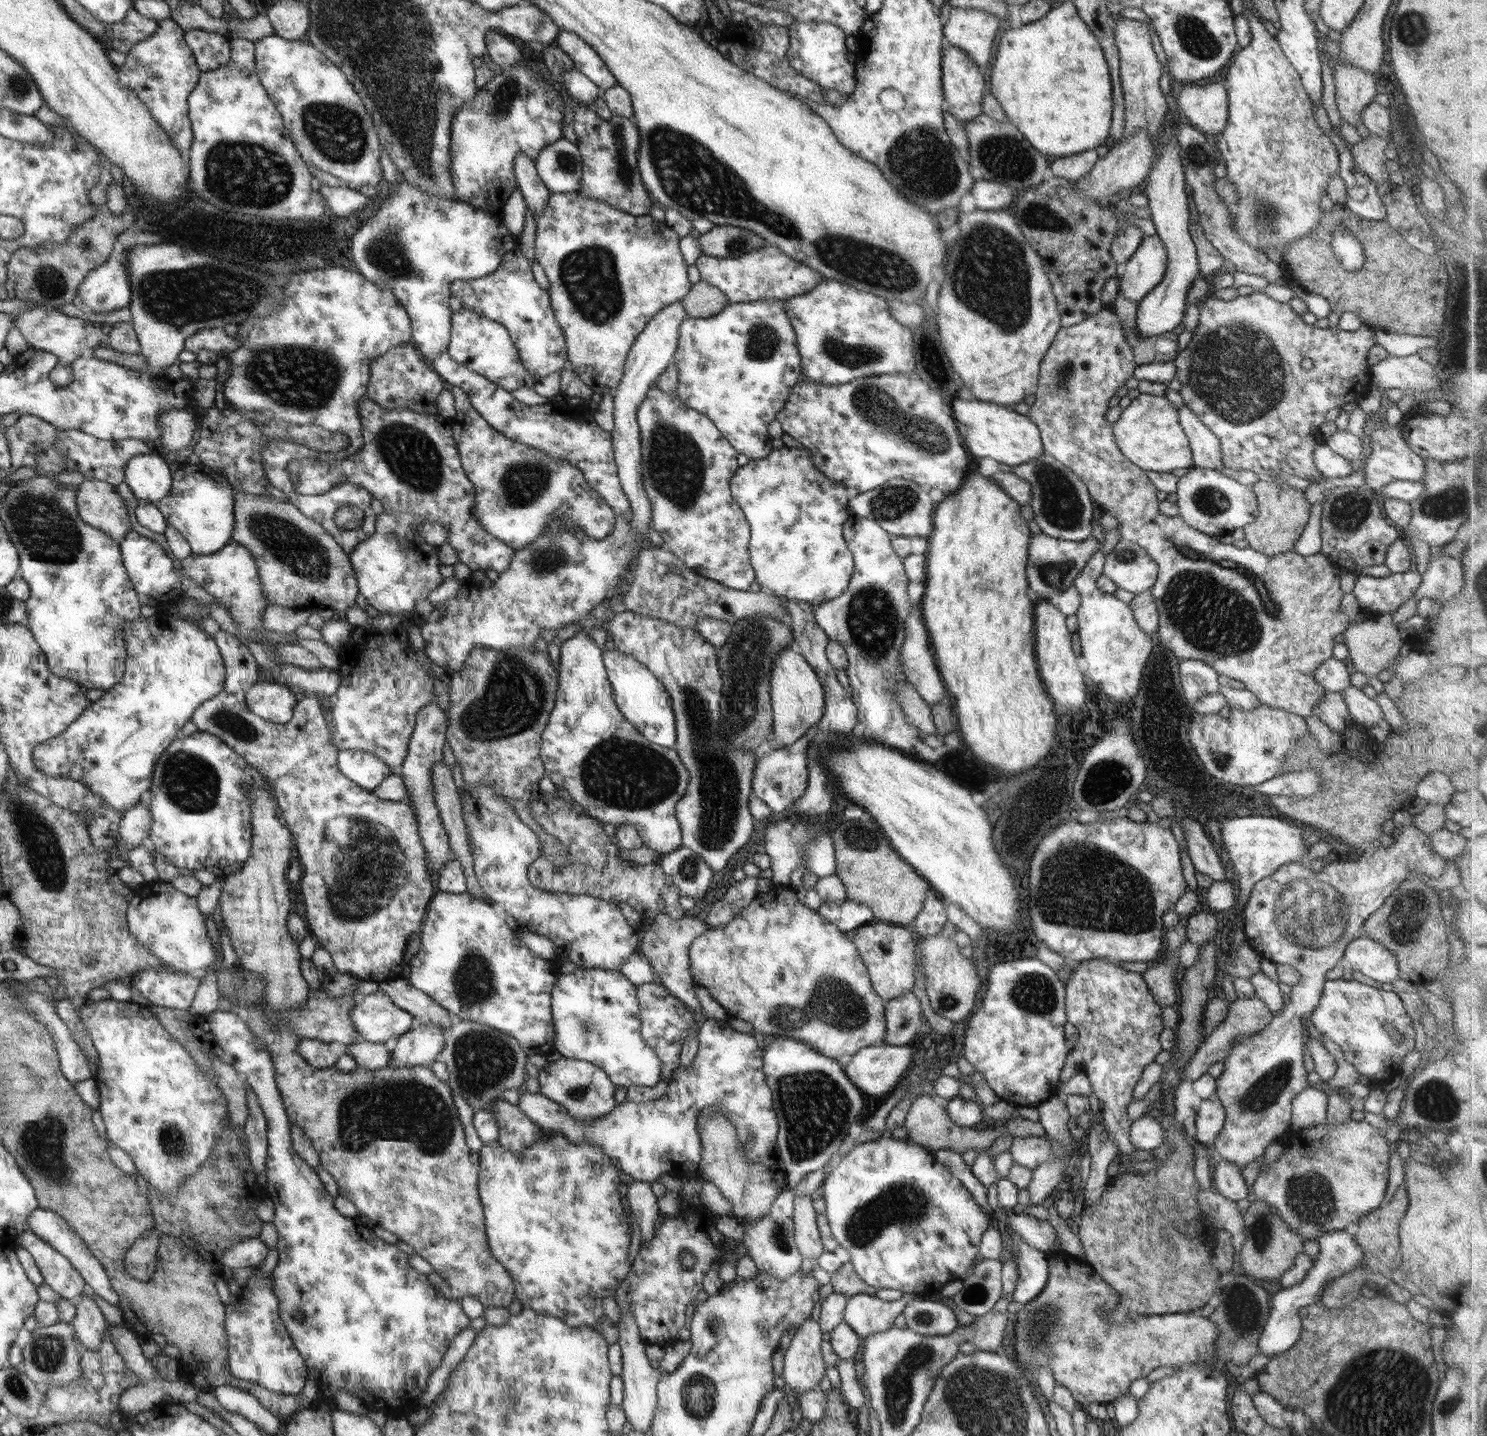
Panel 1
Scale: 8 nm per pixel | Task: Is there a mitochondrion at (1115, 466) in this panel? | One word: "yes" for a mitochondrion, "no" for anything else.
no

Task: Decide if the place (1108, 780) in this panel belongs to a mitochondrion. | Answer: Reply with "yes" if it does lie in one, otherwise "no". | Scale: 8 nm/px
yes

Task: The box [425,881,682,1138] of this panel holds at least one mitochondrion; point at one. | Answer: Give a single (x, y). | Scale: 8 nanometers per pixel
(482, 1060)

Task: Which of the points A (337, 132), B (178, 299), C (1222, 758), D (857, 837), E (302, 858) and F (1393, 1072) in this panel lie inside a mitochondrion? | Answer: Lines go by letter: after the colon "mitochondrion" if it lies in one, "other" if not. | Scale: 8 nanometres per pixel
A: mitochondrion
B: mitochondrion
C: mitochondrion
D: mitochondrion
E: other
F: other

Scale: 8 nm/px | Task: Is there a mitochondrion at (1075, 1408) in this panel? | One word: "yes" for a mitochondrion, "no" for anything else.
no

